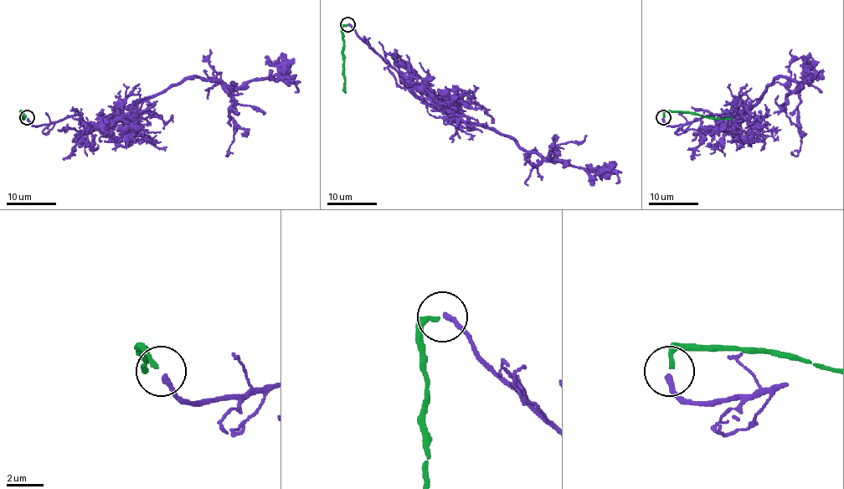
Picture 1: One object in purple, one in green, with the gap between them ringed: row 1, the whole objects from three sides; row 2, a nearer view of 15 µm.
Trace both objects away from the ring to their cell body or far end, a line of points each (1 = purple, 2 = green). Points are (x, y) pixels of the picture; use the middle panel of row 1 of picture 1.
1: (347, 24), (435, 107), (592, 176), (612, 171), (615, 183)
2: (347, 24), (342, 28), (345, 92)

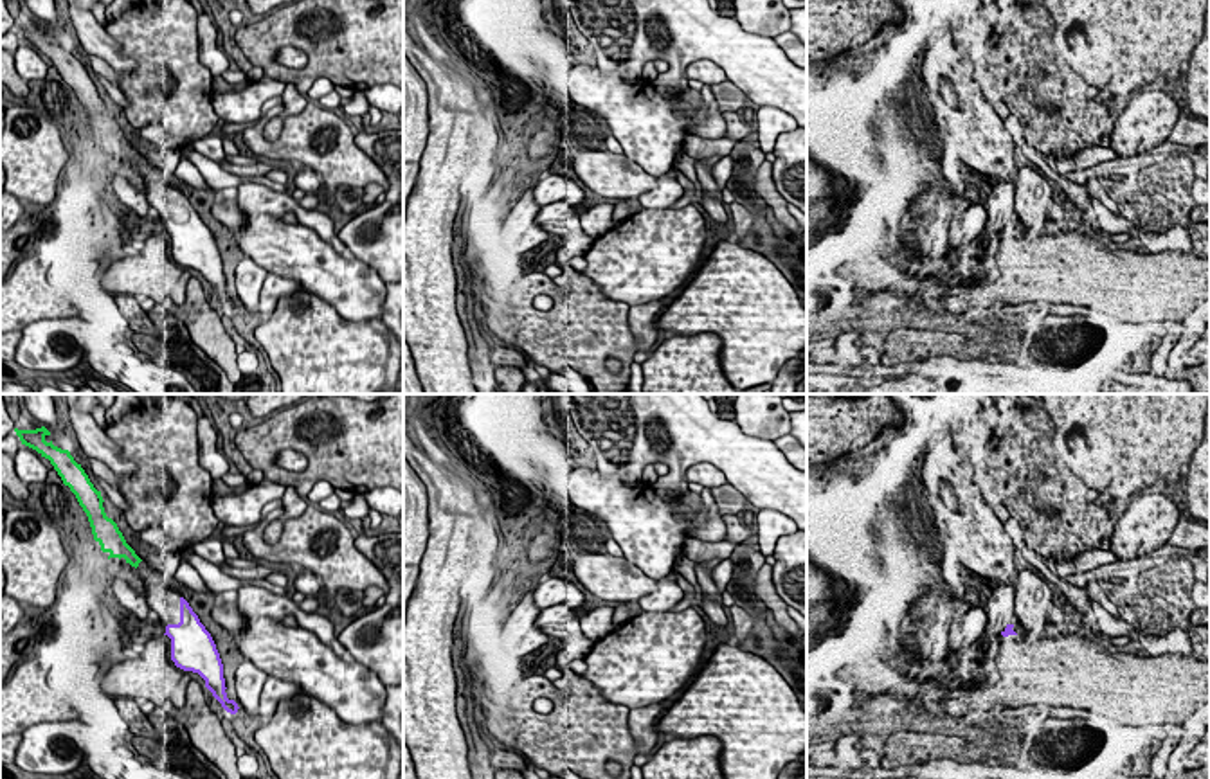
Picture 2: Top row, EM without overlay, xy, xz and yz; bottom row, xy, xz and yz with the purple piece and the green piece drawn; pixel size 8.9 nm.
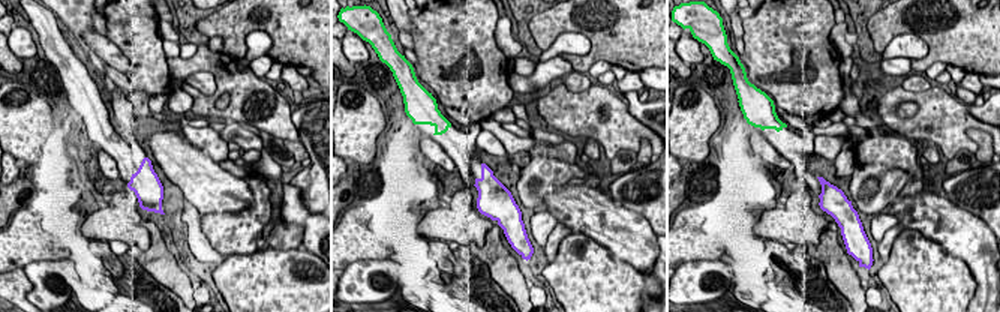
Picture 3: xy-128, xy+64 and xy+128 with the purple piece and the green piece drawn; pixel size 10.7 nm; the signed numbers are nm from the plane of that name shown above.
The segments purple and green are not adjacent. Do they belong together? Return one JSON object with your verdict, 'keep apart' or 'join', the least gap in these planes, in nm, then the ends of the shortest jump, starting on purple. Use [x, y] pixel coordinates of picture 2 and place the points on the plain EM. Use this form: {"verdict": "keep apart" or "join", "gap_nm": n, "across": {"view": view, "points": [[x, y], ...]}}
{"verdict": "join", "gap_nm": 480, "across": {"view": "xy", "points": [[180, 195], [137, 162]]}}

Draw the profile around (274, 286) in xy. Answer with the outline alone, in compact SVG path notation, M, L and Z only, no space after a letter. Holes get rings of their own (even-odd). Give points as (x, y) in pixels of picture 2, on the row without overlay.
M270 273L265 277L261 293L259 293L259 306L257 311L266 320L281 297L292 295L295 291L302 290L297 281Z

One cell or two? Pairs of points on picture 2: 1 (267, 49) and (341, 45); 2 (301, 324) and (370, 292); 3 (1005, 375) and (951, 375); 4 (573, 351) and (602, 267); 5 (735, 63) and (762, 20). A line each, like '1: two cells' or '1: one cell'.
1: one cell
2: two cells
3: one cell
4: two cells
5: two cells

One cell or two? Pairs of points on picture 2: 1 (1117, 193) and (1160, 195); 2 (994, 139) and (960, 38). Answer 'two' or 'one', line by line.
1: one
2: two

